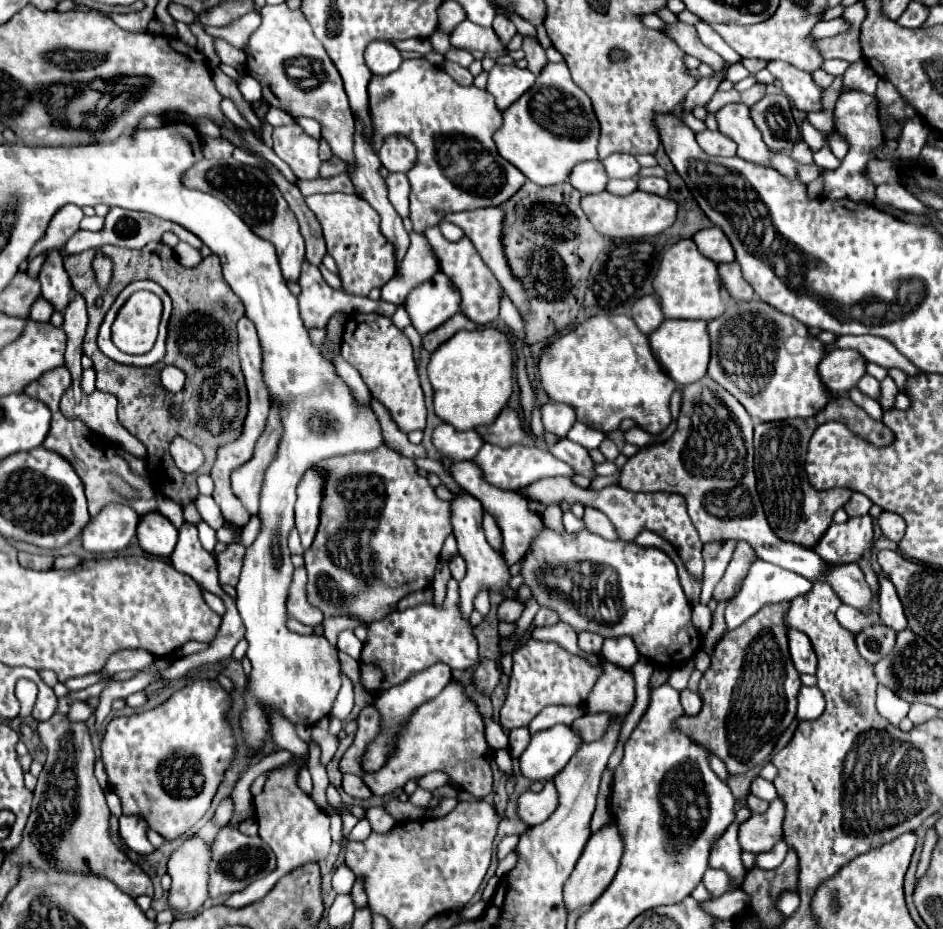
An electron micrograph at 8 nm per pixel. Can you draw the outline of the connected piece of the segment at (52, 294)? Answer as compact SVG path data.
M48 251L48 259L46 259L38 279L42 283L42 297L54 307L54 311L62 313L70 303L72 285L70 285L66 269L62 265L60 251Z

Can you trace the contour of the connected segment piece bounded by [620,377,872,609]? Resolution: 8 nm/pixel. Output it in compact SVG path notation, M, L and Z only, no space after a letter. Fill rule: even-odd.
M704 377L692 385L680 387L682 391L682 407L678 417L678 427L672 433L672 437L664 443L642 447L634 457L626 461L620 475L620 485L630 491L670 491L678 493L688 503L688 513L694 523L694 527L700 533L700 539L704 543L708 541L748 541L758 555L758 559L774 563L782 569L794 571L810 581L824 581L828 583L834 593L840 597L842 603L852 605L856 609L864 609L870 605L872 591L868 589L864 575L856 563L842 563L842 565L828 565L824 559L820 559L818 553L812 549L800 547L796 543L788 543L778 539L764 515L758 491L756 491L756 475L754 475L754 447L752 447L752 417L748 411L732 397L724 387L716 385L710 377Z

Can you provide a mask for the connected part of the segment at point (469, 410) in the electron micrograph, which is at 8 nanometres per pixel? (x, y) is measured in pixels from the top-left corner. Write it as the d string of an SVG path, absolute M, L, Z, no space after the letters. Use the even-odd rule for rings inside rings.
M482 327L474 331L458 331L450 341L440 345L428 363L428 377L434 389L434 411L444 421L460 431L476 429L496 421L500 411L506 407L514 391L514 347L506 333L494 327Z

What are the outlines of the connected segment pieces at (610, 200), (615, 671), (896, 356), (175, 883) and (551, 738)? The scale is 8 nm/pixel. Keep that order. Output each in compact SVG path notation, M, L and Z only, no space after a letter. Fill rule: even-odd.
M608 191L582 197L582 209L588 215L594 229L606 237L646 237L660 235L676 221L678 203L668 197L658 197L644 191L634 191L626 197L612 195Z
M604 661L604 673L586 701L586 711L608 711L616 715L628 715L636 701L636 691L630 697L632 681L632 673Z
M844 335L838 337L834 343L828 345L830 349L856 349L858 353L862 353L862 357L866 357L868 361L884 367L884 369L902 369L908 375L920 375L920 369L916 369L890 341L884 341L882 337L876 335Z
M198 837L186 839L168 861L168 875L172 877L172 887L168 903L176 913L196 913L208 897L208 863L210 863L210 845L204 845Z
M554 725L538 731L520 755L520 769L528 779L552 779L580 749L582 737L570 725Z

